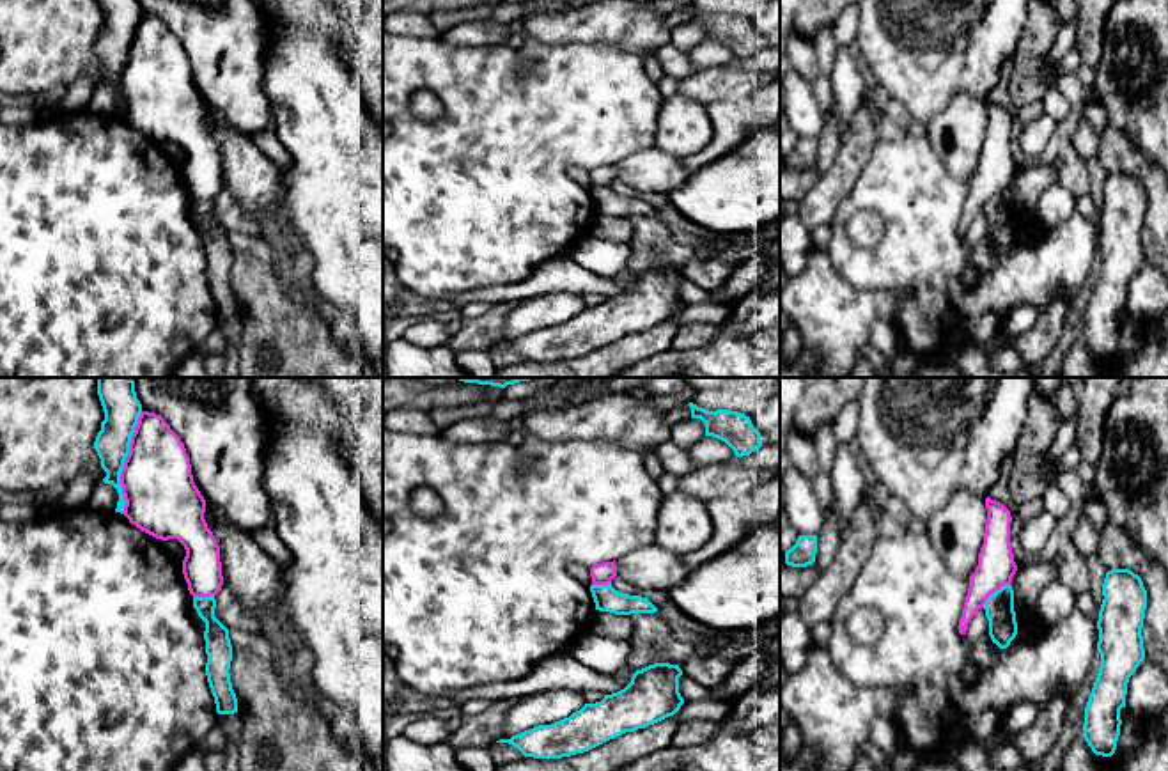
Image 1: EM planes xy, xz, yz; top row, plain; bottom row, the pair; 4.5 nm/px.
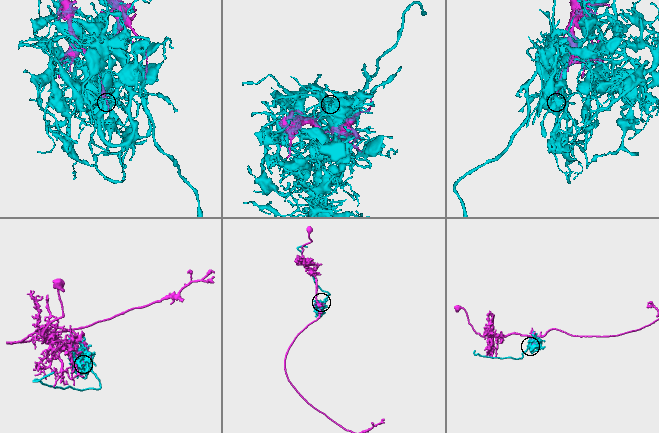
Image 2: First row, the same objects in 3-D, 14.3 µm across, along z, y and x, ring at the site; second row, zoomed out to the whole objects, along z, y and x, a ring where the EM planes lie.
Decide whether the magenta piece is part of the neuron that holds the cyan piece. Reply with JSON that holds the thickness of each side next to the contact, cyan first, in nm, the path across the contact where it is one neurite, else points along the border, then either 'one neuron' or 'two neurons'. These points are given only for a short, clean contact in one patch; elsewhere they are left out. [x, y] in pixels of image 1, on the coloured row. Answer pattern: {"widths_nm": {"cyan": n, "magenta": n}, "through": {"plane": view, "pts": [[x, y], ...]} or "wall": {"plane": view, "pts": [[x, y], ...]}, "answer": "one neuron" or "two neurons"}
{"widths_nm": {"cyan": 160, "magenta": 320}, "answer": "two neurons"}

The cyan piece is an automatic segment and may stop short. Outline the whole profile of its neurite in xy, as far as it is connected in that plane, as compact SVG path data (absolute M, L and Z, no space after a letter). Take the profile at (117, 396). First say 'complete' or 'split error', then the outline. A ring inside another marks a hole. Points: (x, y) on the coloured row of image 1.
complete; M97 378L97 395L105 411L101 431L96 436L94 448L106 471L105 484L112 484L119 493L115 512L124 512L124 495L121 471L129 454L131 436L142 413L136 399L133 378Z

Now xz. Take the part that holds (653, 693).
complete; M649 665L636 670L624 689L604 695L601 702L585 704L569 718L496 743L509 743L533 759L562 759L588 752L626 732L674 716L684 704L679 693L681 675L679 665Z

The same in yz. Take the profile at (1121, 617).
complete; M1111 569L1102 596L1097 620L1101 666L1085 707L1083 737L1095 755L1111 757L1120 736L1129 677L1145 659L1141 627L1147 590L1133 571Z

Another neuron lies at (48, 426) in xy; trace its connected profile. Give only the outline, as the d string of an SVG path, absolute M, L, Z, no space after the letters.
M0 378L0 487L37 493L82 473L103 482L106 471L94 448L103 420L97 378Z

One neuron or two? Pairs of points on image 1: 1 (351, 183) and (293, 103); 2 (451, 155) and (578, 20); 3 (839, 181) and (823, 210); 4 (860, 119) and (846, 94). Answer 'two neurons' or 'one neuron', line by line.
1: one neuron
2: two neurons
3: one neuron
4: two neurons

